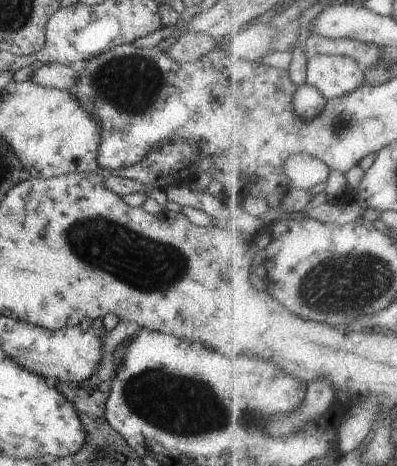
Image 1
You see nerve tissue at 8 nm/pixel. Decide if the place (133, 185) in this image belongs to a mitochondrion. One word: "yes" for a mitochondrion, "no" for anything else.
no

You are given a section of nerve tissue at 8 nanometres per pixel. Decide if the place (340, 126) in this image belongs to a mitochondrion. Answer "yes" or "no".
yes

